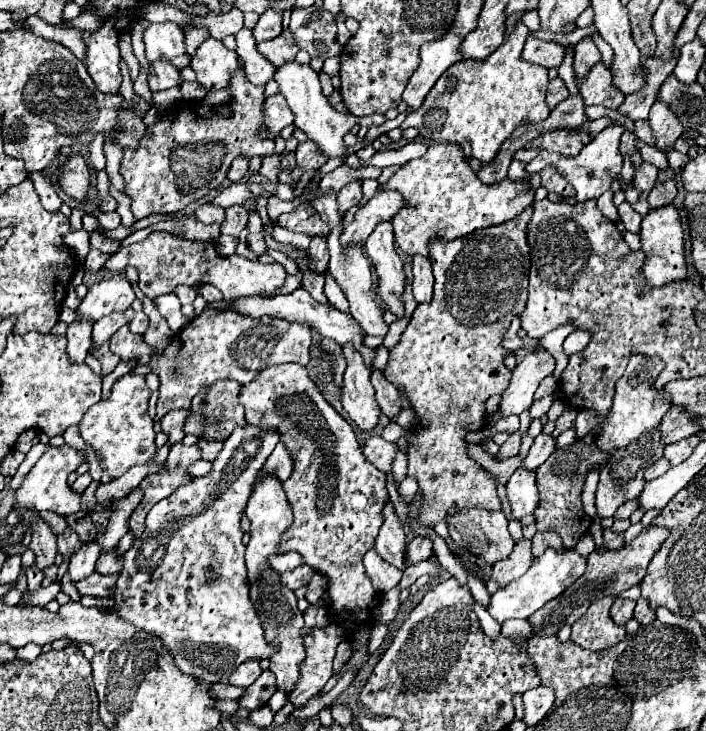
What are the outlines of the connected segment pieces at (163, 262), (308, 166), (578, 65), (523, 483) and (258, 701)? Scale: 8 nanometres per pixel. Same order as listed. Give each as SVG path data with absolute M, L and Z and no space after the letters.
M153 231L145 240L119 250L117 254L113 254L107 260L105 270L123 272L127 266L135 266L139 270L139 288L147 298L171 294L175 290L175 286L179 286L179 284L187 284L187 286L213 284L215 288L221 290L225 300L253 296L259 292L273 296L275 290L287 278L285 268L277 262L261 264L261 262L251 262L237 254L225 258L225 256L217 254L217 248L213 242L188 240L165 231Z
M311 140L299 143L295 154L297 154L297 166L303 170L313 170L313 168L319 168L327 162L325 154Z
M585 36L577 46L575 46L575 74L577 76L585 76L585 72L589 72L589 68L593 64L599 62L599 50L593 42L591 36Z
M517 468L515 474L509 478L507 496L511 502L513 518L519 520L527 514L533 514L533 510L537 508L537 502L539 502L537 486L535 486L535 470Z
M265 670L245 692L243 700L239 702L241 708L247 708L249 712L251 710L257 710L261 706L267 704L267 700L271 698L271 694L277 690L277 684L273 680L273 672L271 670Z

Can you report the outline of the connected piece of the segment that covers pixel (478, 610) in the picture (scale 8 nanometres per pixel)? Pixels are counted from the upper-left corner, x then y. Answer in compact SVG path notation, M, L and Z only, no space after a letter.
M475 604L475 614L479 616L479 622L481 622L481 628L483 628L483 632L489 636L489 638L497 638L499 636L499 632L501 632L501 626L499 626L499 622L495 620L495 618L491 618L491 614L483 608L483 606L479 606L479 604Z

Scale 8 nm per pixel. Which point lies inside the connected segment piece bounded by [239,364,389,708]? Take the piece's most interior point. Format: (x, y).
(337, 497)

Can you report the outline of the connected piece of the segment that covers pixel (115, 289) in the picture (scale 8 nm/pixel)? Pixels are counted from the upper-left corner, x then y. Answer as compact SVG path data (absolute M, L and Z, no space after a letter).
M115 274L95 282L89 288L89 294L81 302L81 306L77 308L77 312L81 318L91 318L93 322L97 322L107 314L127 310L133 304L133 300L135 292L127 276Z

